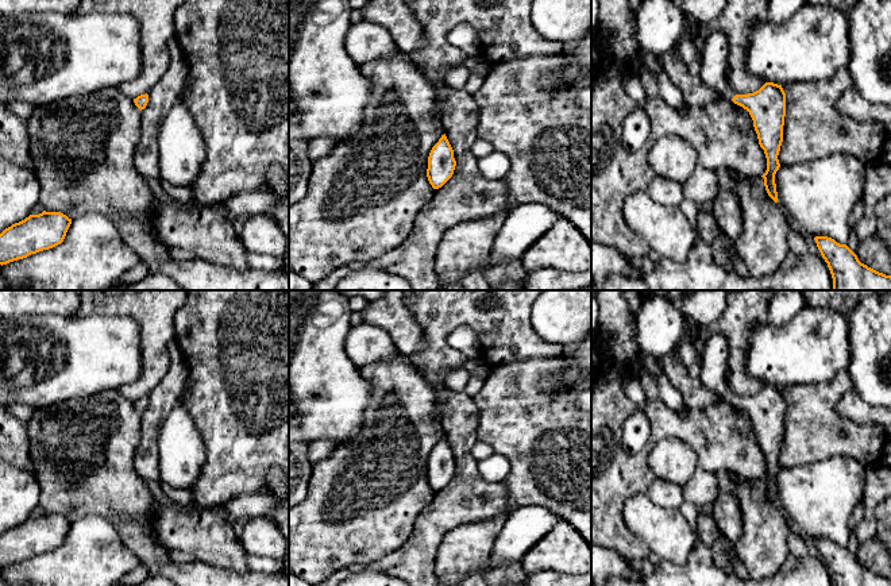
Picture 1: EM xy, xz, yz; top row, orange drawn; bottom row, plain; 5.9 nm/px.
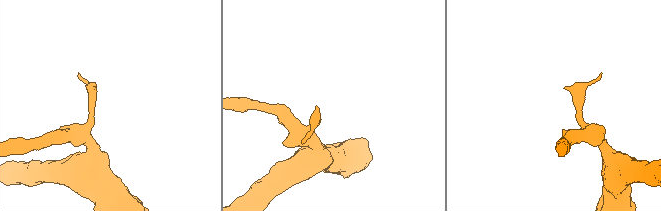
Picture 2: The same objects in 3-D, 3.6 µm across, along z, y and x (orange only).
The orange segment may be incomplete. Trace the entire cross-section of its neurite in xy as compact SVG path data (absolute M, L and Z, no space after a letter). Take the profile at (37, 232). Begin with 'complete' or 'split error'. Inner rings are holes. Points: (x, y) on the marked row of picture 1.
complete; M61 212L30 215L0 234L0 265L27 258L61 244L72 219Z

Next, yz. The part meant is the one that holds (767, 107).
split error; M721 31L705 39L699 77L709 88L718 90L725 99L747 109L753 120L759 144L767 158L767 170L761 176L768 196L778 203L775 174L780 167L778 155L783 142L786 116L786 93L782 85L765 82L759 90L736 95L726 77L729 45Z

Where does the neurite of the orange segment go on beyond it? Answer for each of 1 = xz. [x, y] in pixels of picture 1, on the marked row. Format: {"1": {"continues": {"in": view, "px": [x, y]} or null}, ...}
{"1": {"continues": null}}

